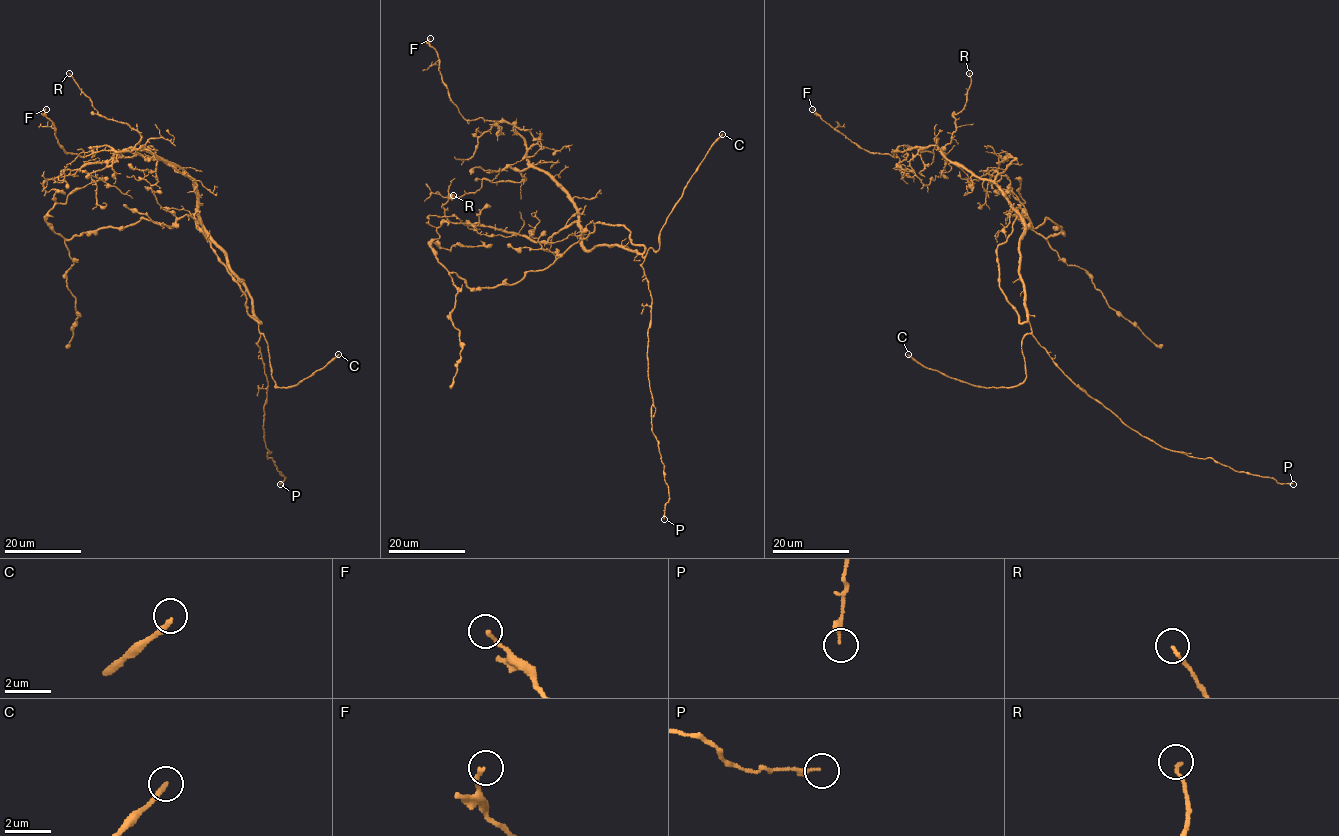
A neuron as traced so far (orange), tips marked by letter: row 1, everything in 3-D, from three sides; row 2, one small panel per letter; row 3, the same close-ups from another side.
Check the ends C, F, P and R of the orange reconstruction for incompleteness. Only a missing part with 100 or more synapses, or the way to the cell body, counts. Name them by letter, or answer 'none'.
C

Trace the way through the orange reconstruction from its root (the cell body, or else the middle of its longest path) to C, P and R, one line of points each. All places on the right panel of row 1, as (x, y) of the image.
C: (999, 275), (1006, 301), (1031, 329), (1021, 342), (1022, 382), (978, 387), (929, 369), (908, 354)
P: (999, 275), (1000, 289), (1018, 320), (1029, 323), (1053, 362), (1127, 425), (1163, 447), (1293, 484)
R: (999, 275), (997, 247), (1012, 204), (941, 152), (956, 130), (969, 73)

